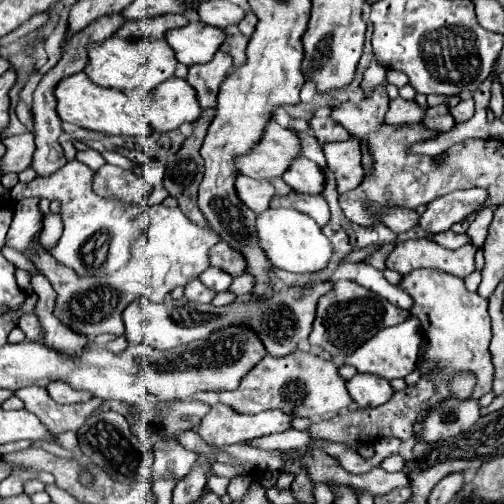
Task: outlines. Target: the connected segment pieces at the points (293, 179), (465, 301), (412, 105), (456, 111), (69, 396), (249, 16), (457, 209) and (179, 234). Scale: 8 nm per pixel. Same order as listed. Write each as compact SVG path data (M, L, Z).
M304 156L294 158L282 178L296 192L320 194L324 190L324 172L316 166L316 162Z
M414 270L404 276L402 288L414 298L414 308L410 310L410 314L420 320L422 334L426 338L426 362L420 366L422 374L426 374L434 364L444 368L444 376L434 378L438 382L438 392L428 400L428 406L434 406L436 402L450 396L446 378L450 372L458 370L470 370L478 376L472 398L482 398L486 392L490 392L494 382L494 364L488 352L492 338L488 300L478 292L466 290L462 278L450 276L440 270Z
M402 98L389 99L389 108L384 122L386 124L394 124L394 122L414 124L414 122L420 122L424 118L424 114L426 114L426 110L422 110L416 102L408 102Z
M472 98L461 99L459 104L450 109L455 123L462 123L469 120L475 111L475 102Z
M54 382L54 384L48 384L48 394L60 402L60 404L74 404L74 402L86 402L92 398L92 394L84 392L84 390L74 390L70 388L68 384L64 382Z
M246 10L242 22L238 24L238 30L240 30L246 38L250 38L252 32L254 32L254 28L256 28L256 24L258 24L258 16L256 16L252 10Z
M484 188L458 190L448 196L442 196L428 204L428 210L420 216L420 226L426 234L438 234L450 230L452 224L470 218L484 206L488 200L488 192Z
M164 204L152 206L146 210L150 224L132 242L130 248L130 262L120 270L106 274L106 276L78 276L72 268L54 260L54 256L44 250L44 246L32 246L30 258L34 266L44 274L52 288L56 290L56 304L54 316L66 324L76 334L86 338L96 338L98 334L116 334L124 332L122 312L134 298L148 298L152 302L164 302L164 298L178 286L186 286L188 282L196 280L204 268L210 266L208 250L220 240L208 228L196 228L180 208L168 208Z

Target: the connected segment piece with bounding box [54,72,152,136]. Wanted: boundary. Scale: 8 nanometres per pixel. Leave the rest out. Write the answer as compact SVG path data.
M84 72L62 78L54 88L54 96L56 96L56 112L58 112L60 120L72 122L80 128L100 130L106 134L116 134L116 136L118 134L122 134L122 136L148 136L152 132L150 124L146 120L134 120L132 116L128 116L124 112L126 96L120 90L102 88L102 86L92 84Z

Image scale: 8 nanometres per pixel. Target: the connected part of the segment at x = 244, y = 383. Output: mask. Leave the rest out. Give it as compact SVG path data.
M296 350L284 358L264 356L242 380L236 390L220 390L220 402L236 408L238 412L262 412L268 408L280 408L288 412L288 416L300 418L320 418L324 414L338 414L348 408L352 400L348 400L346 382L338 376L336 364L330 360L322 360L308 352Z

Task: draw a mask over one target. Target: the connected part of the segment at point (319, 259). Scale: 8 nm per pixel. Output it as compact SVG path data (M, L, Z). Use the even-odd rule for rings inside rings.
M268 208L260 212L256 218L256 234L260 248L274 268L288 272L318 272L332 256L332 246L328 244L328 238L322 236L320 226L294 208Z

